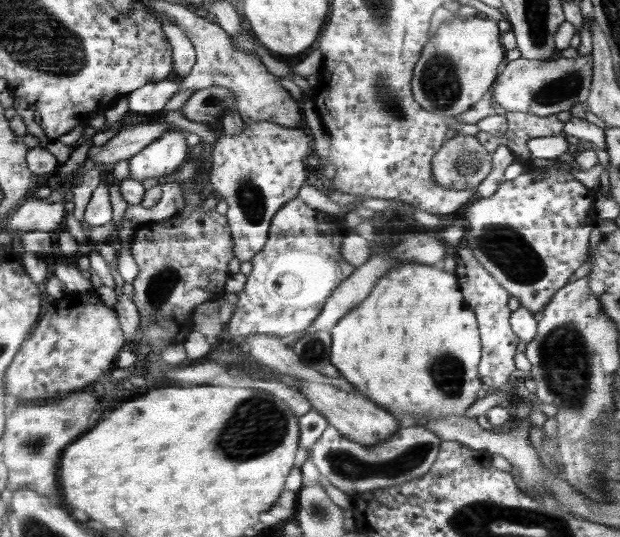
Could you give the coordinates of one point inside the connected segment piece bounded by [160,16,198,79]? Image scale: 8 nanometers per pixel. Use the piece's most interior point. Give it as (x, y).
(185, 53)

